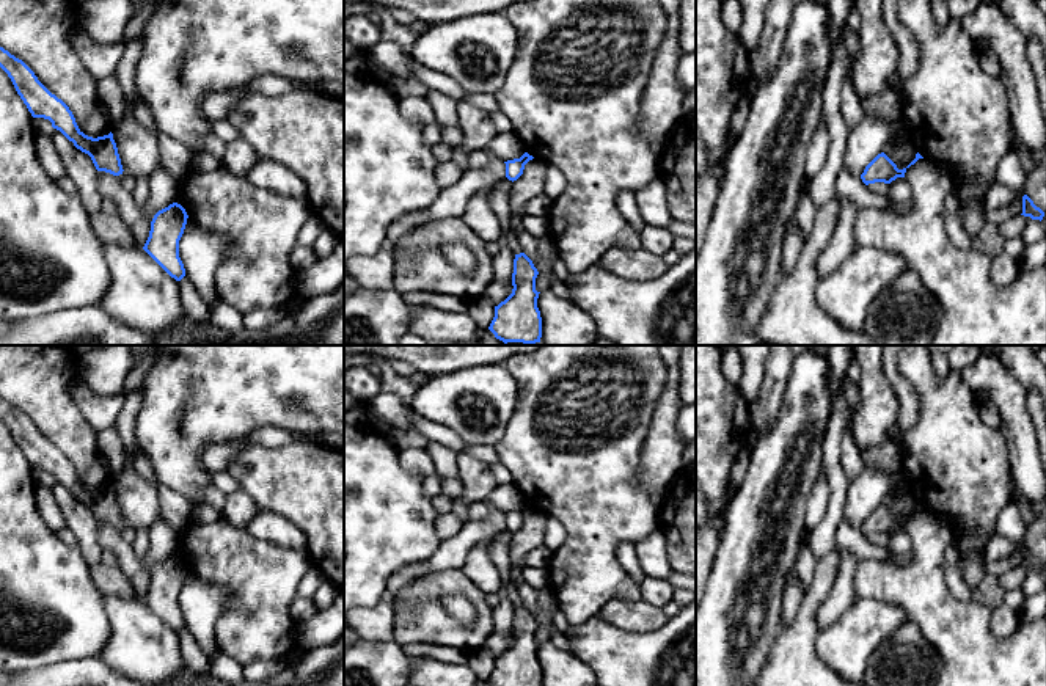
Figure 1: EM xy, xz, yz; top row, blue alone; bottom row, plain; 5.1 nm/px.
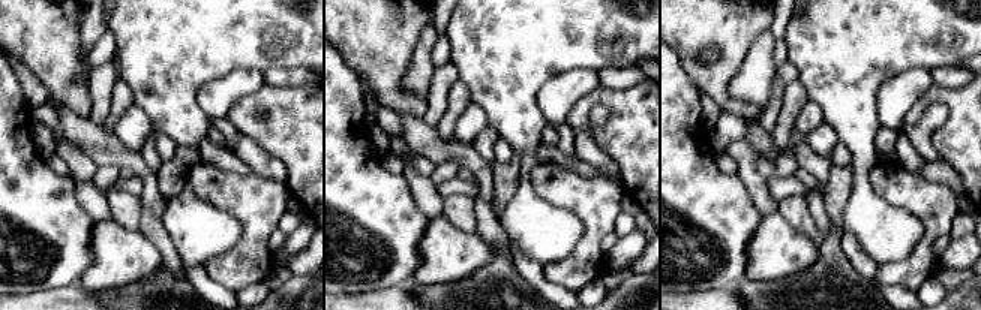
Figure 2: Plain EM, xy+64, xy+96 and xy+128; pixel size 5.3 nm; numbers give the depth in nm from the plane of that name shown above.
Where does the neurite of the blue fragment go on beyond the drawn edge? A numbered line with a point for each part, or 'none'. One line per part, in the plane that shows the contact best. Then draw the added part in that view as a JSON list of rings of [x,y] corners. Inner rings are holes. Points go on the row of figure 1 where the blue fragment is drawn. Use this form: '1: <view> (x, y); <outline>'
none

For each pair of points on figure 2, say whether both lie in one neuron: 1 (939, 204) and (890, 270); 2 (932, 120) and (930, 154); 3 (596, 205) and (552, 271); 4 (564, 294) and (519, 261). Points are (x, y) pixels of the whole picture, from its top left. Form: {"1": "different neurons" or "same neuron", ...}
{"1": "same neuron", "2": "same neuron", "3": "same neuron", "4": "same neuron"}

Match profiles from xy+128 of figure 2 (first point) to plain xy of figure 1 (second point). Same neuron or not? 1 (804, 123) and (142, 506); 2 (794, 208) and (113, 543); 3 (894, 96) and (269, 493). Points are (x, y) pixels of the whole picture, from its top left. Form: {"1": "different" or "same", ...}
{"1": "same", "2": "same", "3": "different"}

